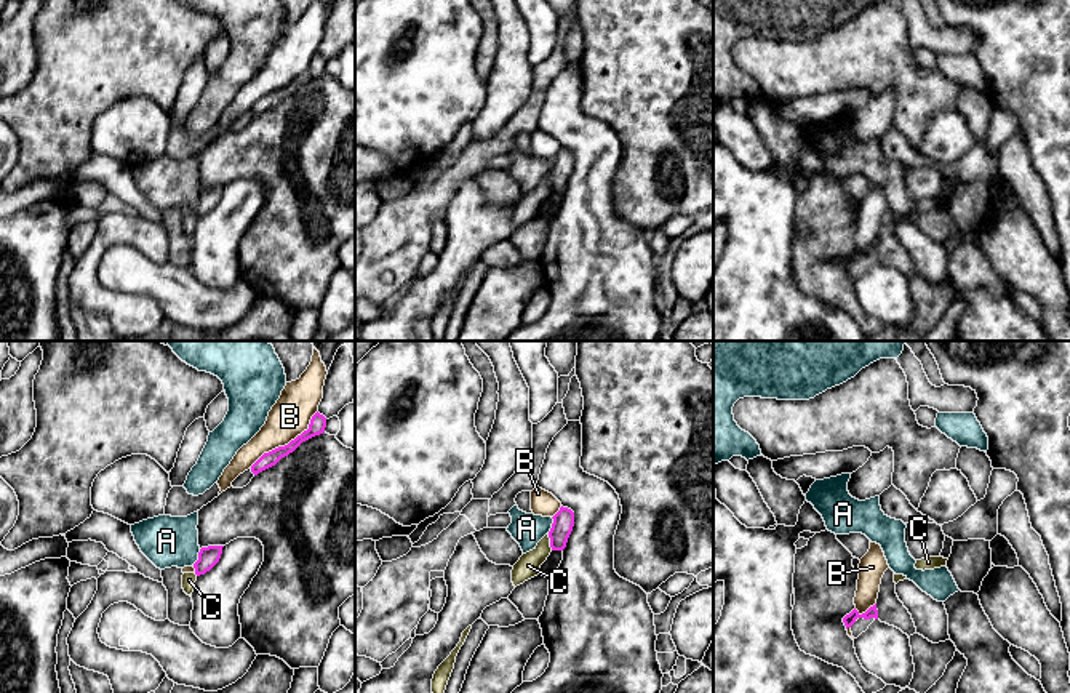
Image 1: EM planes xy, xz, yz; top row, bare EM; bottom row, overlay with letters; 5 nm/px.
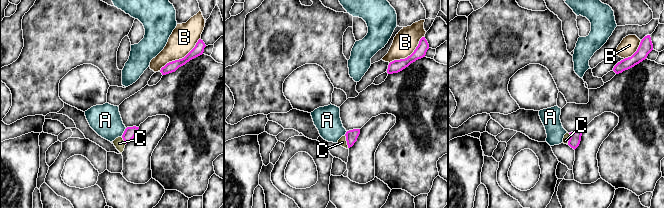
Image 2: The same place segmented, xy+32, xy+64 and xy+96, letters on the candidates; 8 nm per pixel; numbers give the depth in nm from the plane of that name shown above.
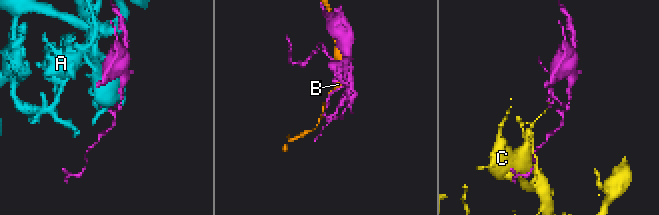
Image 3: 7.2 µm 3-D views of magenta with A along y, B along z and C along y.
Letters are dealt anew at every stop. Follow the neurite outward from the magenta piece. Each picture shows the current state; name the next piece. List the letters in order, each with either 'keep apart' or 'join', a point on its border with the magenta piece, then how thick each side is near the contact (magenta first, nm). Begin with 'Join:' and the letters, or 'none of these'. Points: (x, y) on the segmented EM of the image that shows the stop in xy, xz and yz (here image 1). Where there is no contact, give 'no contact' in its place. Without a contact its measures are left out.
Join: none of these
A: keep apart; contact xz (552, 525); calibres 110 and 160 nm
B: keep apart; contact xy (288, 444); calibres 80 and 200 nm
C: keep apart; contact xz (550, 543); calibres 110 and 120 nm

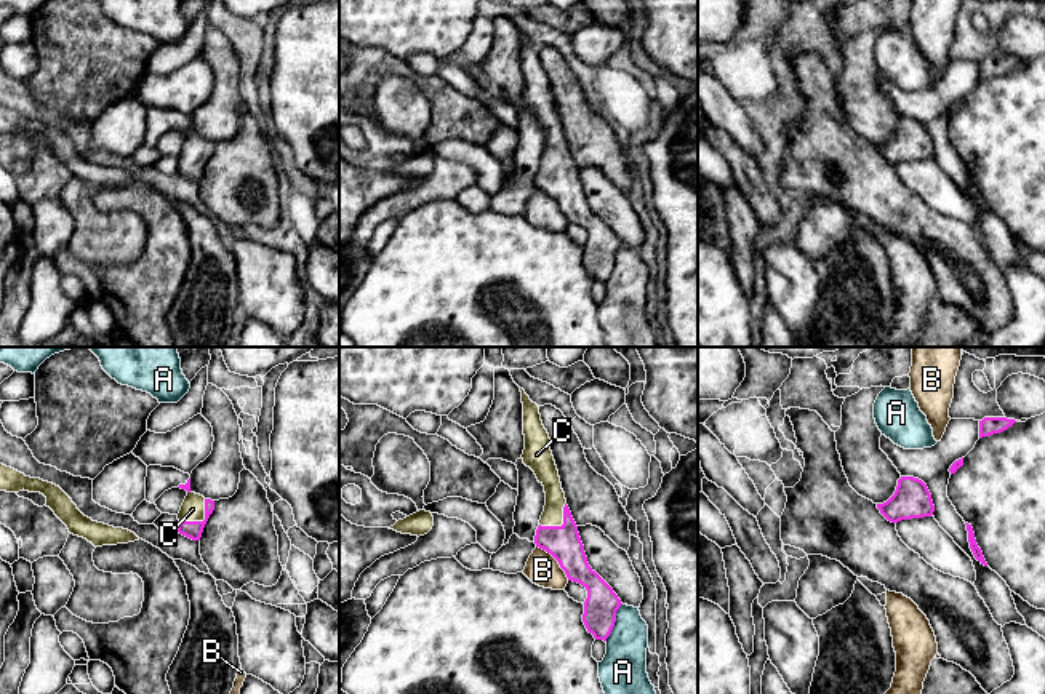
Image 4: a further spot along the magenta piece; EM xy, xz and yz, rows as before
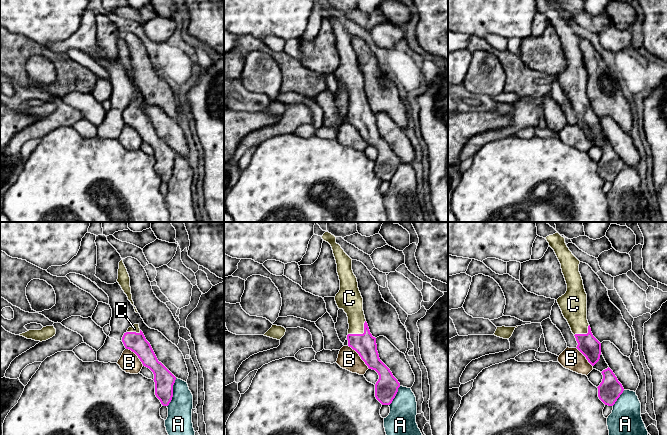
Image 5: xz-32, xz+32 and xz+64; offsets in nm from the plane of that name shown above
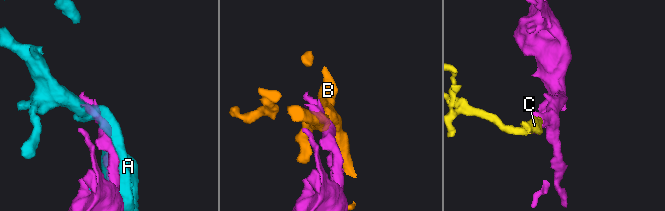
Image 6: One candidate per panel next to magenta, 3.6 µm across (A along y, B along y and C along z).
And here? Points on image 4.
Join: C
A: keep apart; contact xz (615, 621); calibres 170 and 220 nm
B: keep apart; contact xz (556, 558); calibres 170 and 160 nm
C: join; contact xy (200, 522); calibres 90 and 120 nm

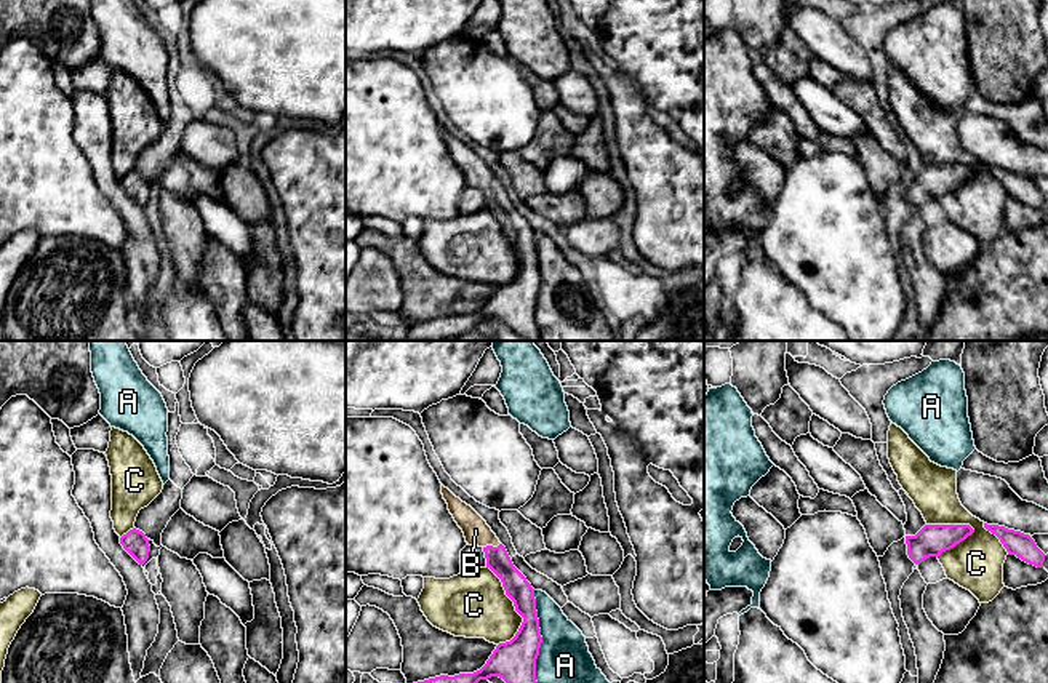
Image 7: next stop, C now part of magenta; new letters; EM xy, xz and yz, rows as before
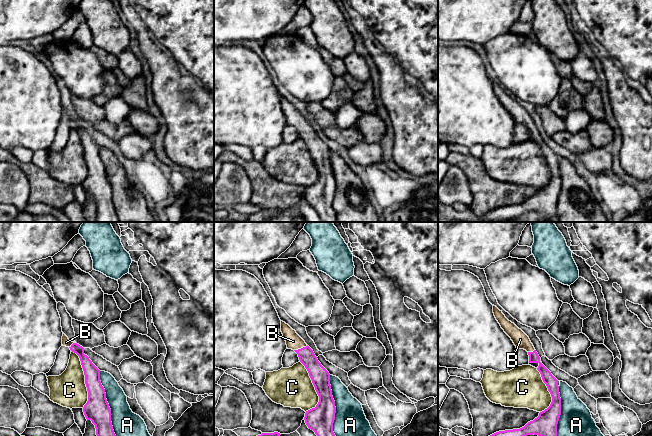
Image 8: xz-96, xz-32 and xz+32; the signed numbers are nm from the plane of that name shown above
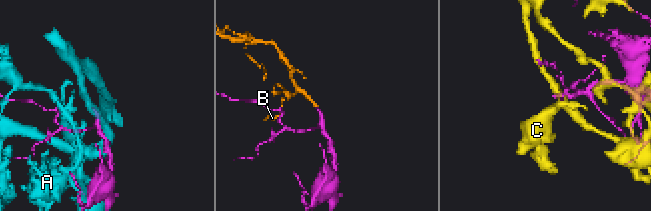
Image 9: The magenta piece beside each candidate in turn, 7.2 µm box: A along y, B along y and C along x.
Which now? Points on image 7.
Join: B
A: keep apart; contact xz (541, 637); calibres 220 and 260 nm
B: join; contact xz (492, 546); calibres 120 and 130 nm
C: keep apart; contact xz (516, 608); calibres 190 and 340 nm

